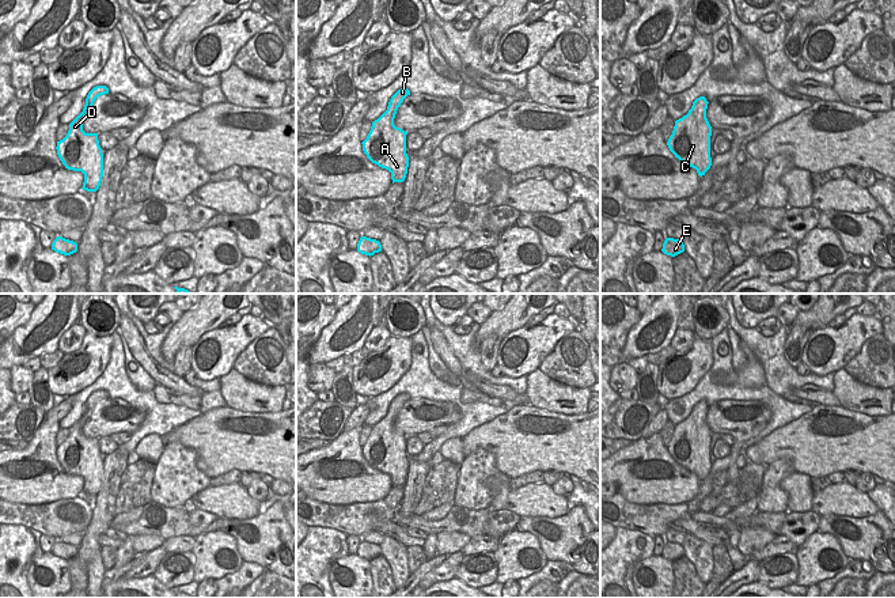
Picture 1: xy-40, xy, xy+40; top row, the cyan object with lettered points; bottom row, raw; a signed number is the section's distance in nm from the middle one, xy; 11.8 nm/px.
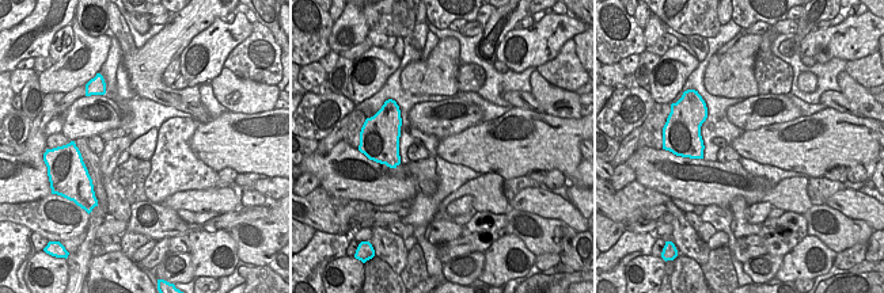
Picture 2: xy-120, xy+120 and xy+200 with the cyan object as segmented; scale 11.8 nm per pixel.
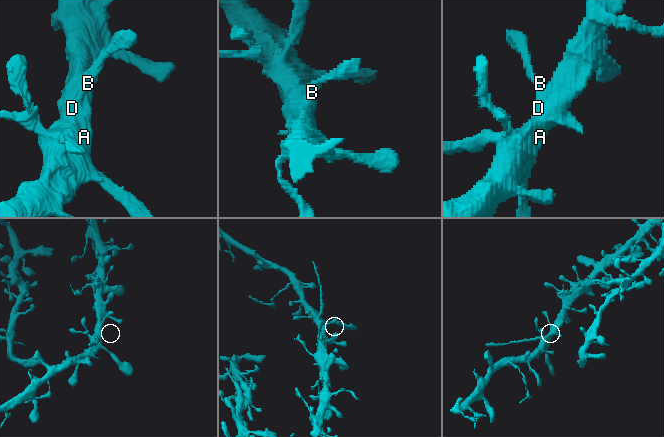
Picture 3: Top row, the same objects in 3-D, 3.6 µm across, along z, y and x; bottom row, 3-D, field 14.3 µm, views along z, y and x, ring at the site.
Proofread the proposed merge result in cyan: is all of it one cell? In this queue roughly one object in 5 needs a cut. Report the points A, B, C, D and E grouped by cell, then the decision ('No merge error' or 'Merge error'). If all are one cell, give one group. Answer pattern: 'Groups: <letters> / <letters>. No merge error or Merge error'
Groups: A B C D E. No merge error.

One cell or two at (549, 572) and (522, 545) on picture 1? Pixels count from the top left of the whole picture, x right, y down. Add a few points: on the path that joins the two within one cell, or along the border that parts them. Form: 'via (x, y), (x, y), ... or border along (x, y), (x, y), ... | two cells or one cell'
border along (548, 560), (538, 571), (516, 581) | two cells

